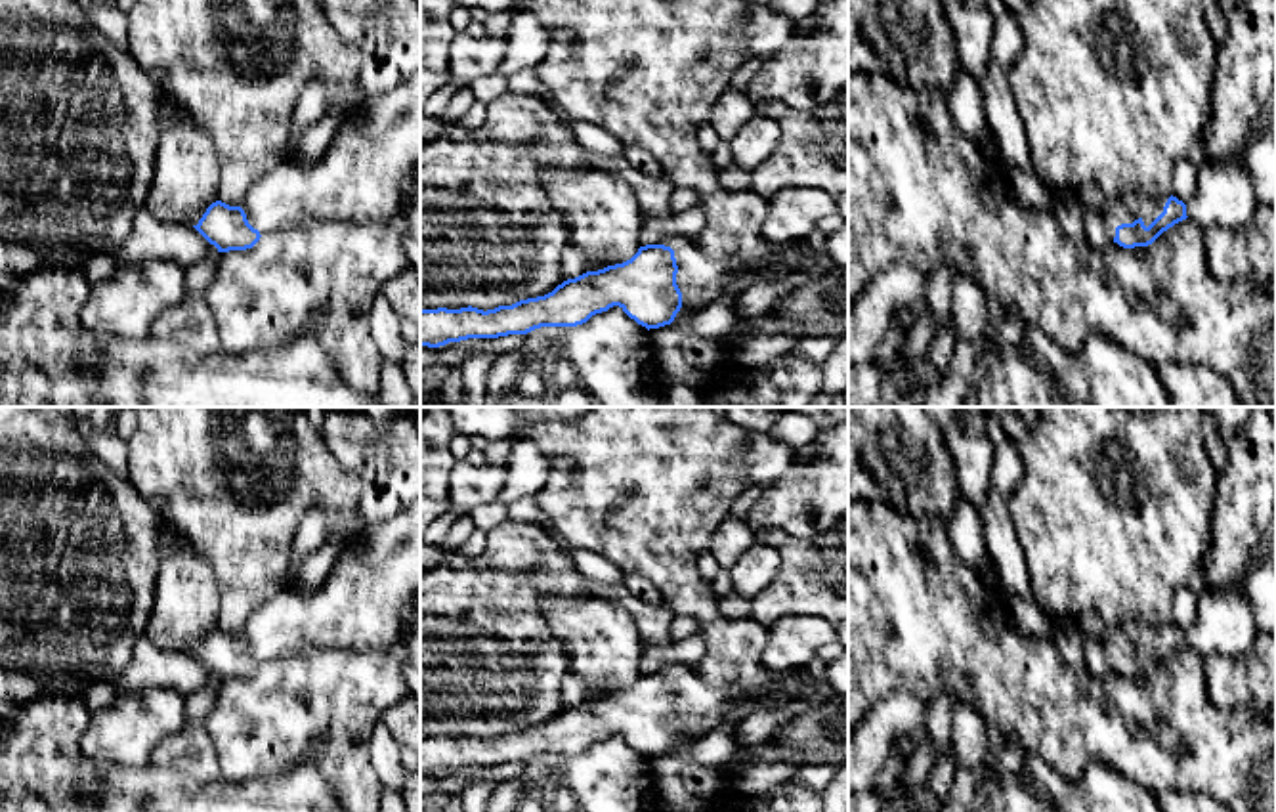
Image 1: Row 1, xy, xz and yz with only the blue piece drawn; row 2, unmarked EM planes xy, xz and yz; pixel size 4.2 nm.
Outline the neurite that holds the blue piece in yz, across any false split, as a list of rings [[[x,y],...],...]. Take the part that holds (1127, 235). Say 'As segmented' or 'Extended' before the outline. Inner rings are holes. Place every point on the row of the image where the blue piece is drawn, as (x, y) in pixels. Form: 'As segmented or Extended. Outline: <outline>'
Extended. Outline: [[[1133,191],[1106,201],[1102,216],[1114,243],[1123,248],[1148,246],[1188,218],[1186,204],[1173,195],[1154,199]]]

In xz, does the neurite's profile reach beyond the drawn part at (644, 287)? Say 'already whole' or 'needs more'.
needs more

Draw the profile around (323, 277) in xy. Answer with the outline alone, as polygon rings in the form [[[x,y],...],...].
[[[311,220],[267,233],[252,248],[220,252],[204,298],[214,313],[222,352],[241,355],[267,350],[309,332],[340,378],[357,392],[376,394],[384,357],[369,317],[378,292],[405,267],[401,237],[386,222]]]

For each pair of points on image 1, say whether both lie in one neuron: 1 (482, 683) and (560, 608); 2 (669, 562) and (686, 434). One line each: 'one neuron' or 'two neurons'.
1: two neurons
2: one neuron

